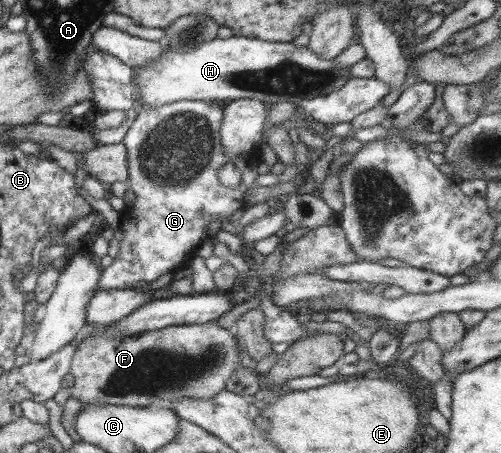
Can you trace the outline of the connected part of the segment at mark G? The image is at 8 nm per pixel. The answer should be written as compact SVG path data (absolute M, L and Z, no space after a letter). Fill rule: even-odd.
M178 100L176 102L168 104L157 105L156 108L152 106L141 106L138 108L138 114L131 122L130 127L128 127L128 132L122 137L122 144L126 148L126 162L128 162L128 178L126 183L130 186L129 190L134 194L134 201L131 202L130 207L124 208L120 212L120 228L123 237L119 242L119 251L118 254L112 259L112 263L107 267L100 270L98 278L98 289L100 290L124 290L124 289L134 289L136 287L136 281L150 282L155 281L160 278L163 274L175 273L178 274L178 271L184 267L184 263L194 256L196 248L203 242L202 234L204 234L204 228L208 224L209 220L202 217L202 212L205 212L210 216L210 221L213 220L213 217L218 219L228 218L233 211L241 209L241 198L244 196L244 193L249 188L252 188L254 179L258 177L257 166L261 158L258 155L257 151L242 153L234 158L230 158L230 163L233 163L234 168L240 172L240 183L238 187L230 189L224 187L220 183L220 179L216 177L216 172L218 168L226 163L226 158L224 154L221 153L221 144L220 144L220 123L222 120L222 108L220 108L216 103L207 103L202 100Z

